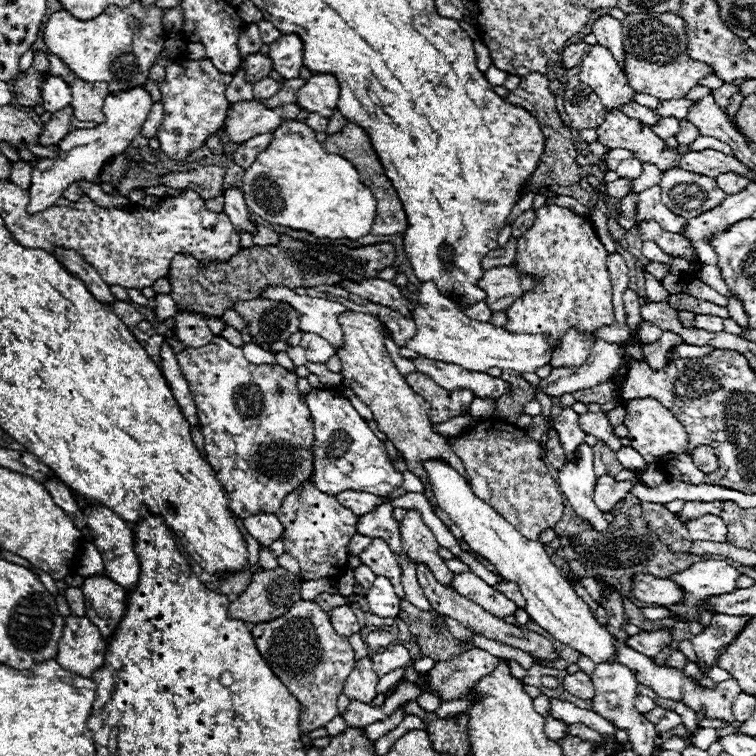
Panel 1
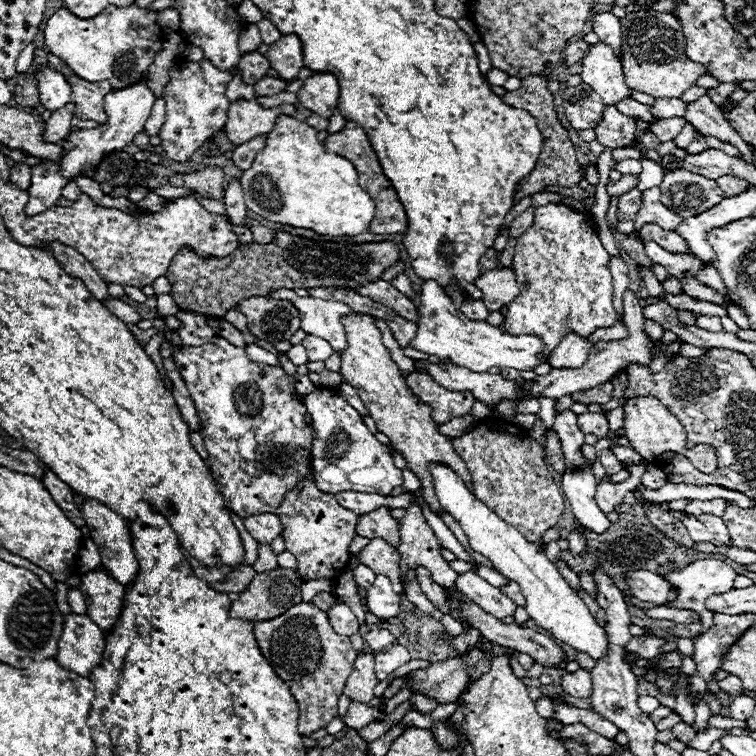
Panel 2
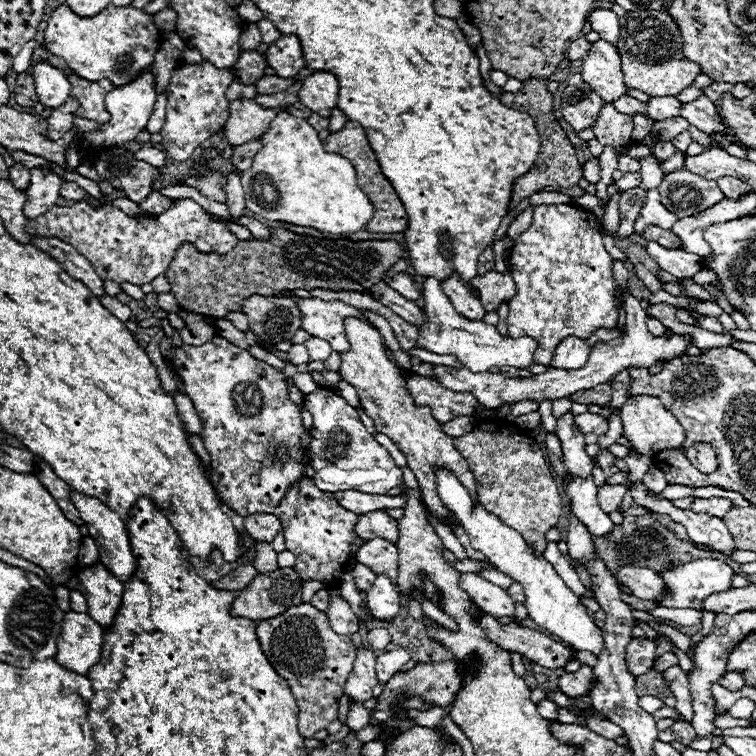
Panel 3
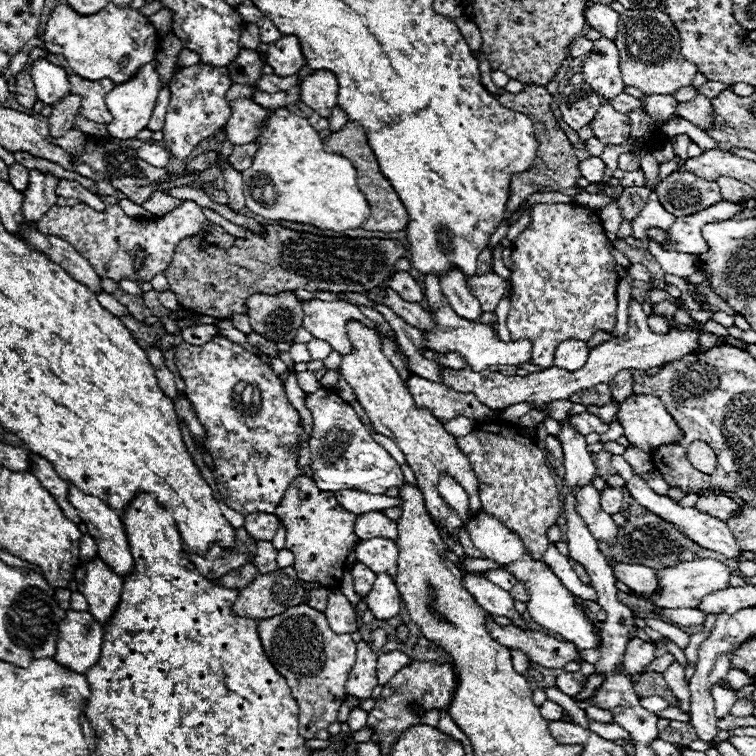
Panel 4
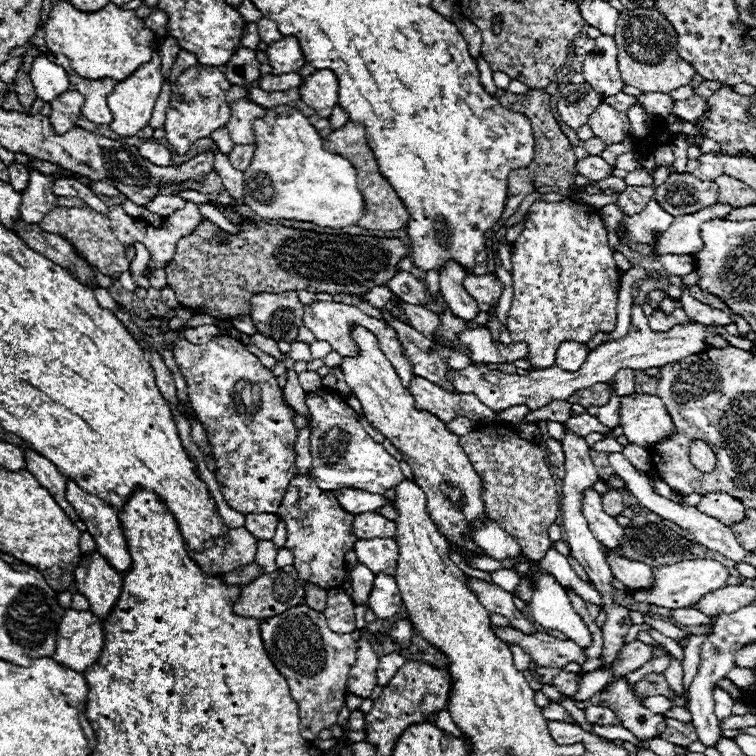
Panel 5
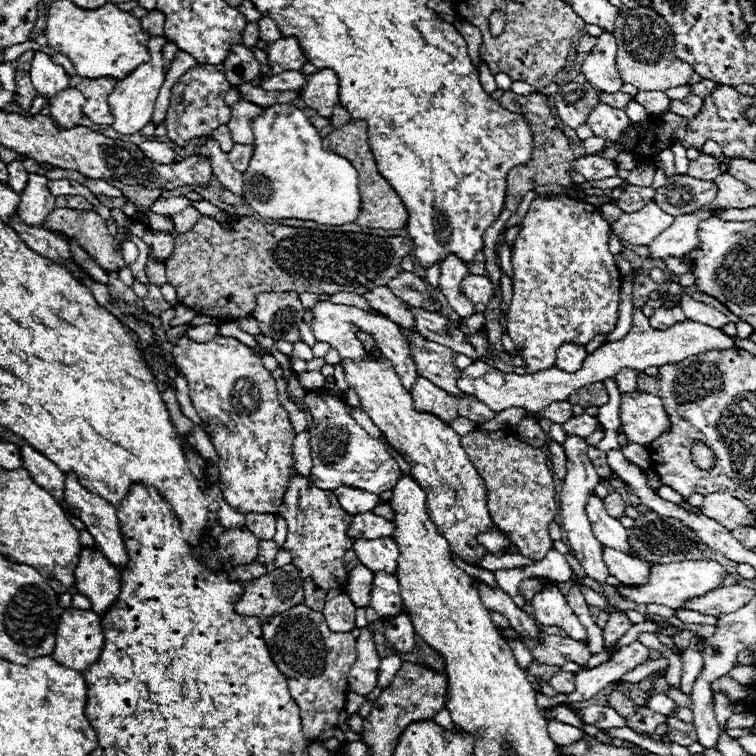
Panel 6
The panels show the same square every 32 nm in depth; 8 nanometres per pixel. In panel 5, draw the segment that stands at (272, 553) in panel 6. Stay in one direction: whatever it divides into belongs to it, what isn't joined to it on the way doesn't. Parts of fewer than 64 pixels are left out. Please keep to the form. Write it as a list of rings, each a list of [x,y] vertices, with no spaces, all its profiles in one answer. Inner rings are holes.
[[[260,540],[258,542],[258,554],[256,554],[256,562],[262,564],[264,572],[272,572],[276,570],[276,544],[272,540]]]

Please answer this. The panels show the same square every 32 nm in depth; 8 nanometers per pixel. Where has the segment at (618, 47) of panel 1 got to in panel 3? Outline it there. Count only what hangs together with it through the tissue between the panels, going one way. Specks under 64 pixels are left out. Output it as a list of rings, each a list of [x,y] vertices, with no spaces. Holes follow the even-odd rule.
[[[594,8],[588,14],[588,22],[592,24],[592,30],[596,30],[600,34],[600,38],[616,44],[618,42],[618,16],[612,10],[606,8]]]

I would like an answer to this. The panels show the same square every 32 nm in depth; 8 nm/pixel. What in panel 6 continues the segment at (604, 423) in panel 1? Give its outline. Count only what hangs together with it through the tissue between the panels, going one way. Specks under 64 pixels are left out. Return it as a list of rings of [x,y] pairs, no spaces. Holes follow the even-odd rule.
[[[582,414],[582,416],[574,416],[568,422],[562,424],[562,430],[566,436],[582,436],[588,438],[594,430],[596,430],[596,418]]]

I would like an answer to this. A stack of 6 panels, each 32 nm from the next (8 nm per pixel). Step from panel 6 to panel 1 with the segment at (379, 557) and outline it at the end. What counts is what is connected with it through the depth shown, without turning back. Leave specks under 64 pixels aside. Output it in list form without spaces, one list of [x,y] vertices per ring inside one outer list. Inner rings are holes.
[[[374,538],[364,550],[362,554],[358,556],[362,560],[362,564],[366,564],[368,568],[374,568],[374,572],[378,576],[386,576],[392,584],[394,584],[394,590],[400,598],[404,598],[404,590],[402,590],[402,584],[400,584],[400,564],[398,564],[398,556],[390,550],[390,546],[380,540],[380,538]]]

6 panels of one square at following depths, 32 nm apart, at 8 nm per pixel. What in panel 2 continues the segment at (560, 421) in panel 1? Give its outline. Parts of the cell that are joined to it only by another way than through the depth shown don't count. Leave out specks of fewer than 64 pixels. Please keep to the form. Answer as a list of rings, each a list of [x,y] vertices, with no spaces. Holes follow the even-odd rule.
[[[566,410],[566,412],[558,414],[556,422],[554,422],[554,430],[560,438],[566,466],[574,468],[574,470],[580,470],[586,464],[586,456],[582,454],[584,432],[580,432],[580,428],[576,424],[576,414],[572,410]]]

